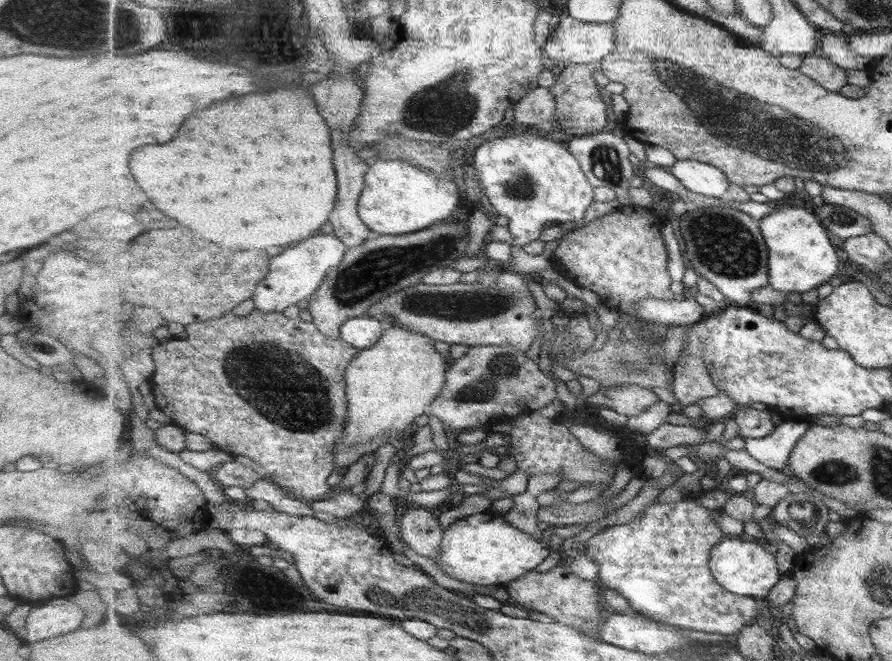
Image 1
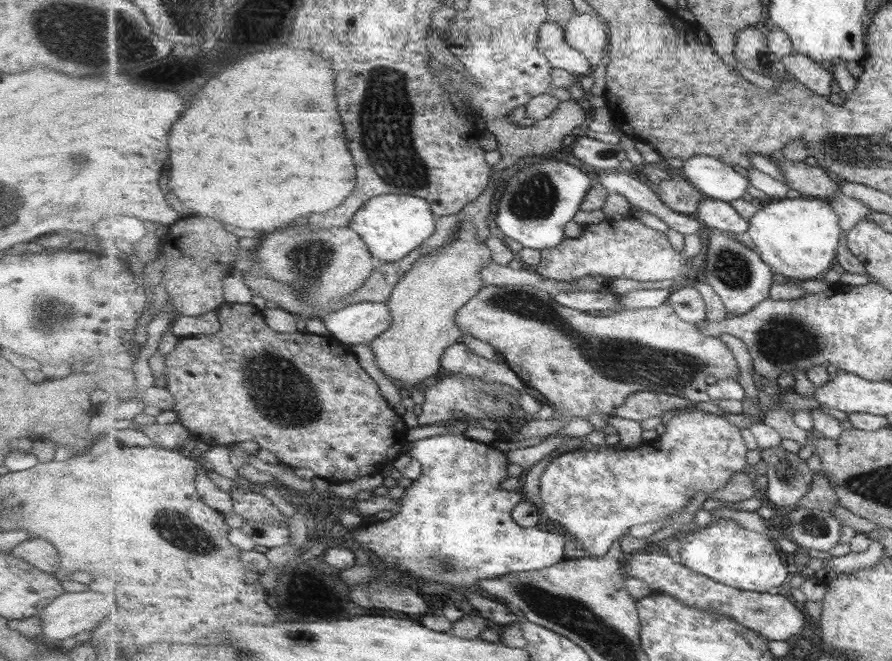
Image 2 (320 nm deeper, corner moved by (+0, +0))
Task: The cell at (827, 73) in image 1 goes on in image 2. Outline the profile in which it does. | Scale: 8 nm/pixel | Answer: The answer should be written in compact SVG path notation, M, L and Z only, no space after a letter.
M791 53L782 59L786 69L796 80L807 85L813 92L819 96L827 97L831 94L831 82L833 82L833 73L825 70L825 66L815 62L807 55L801 53Z

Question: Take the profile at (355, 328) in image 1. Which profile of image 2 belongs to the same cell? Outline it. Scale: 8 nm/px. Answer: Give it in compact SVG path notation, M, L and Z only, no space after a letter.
M363 301L337 309L325 315L321 321L332 338L350 346L370 345L391 328L393 319L388 302Z

